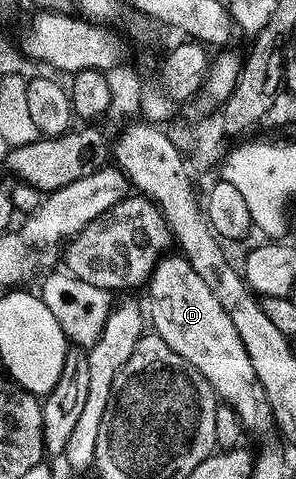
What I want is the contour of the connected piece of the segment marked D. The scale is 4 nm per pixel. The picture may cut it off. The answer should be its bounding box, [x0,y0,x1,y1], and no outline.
[148,254,276,436]

